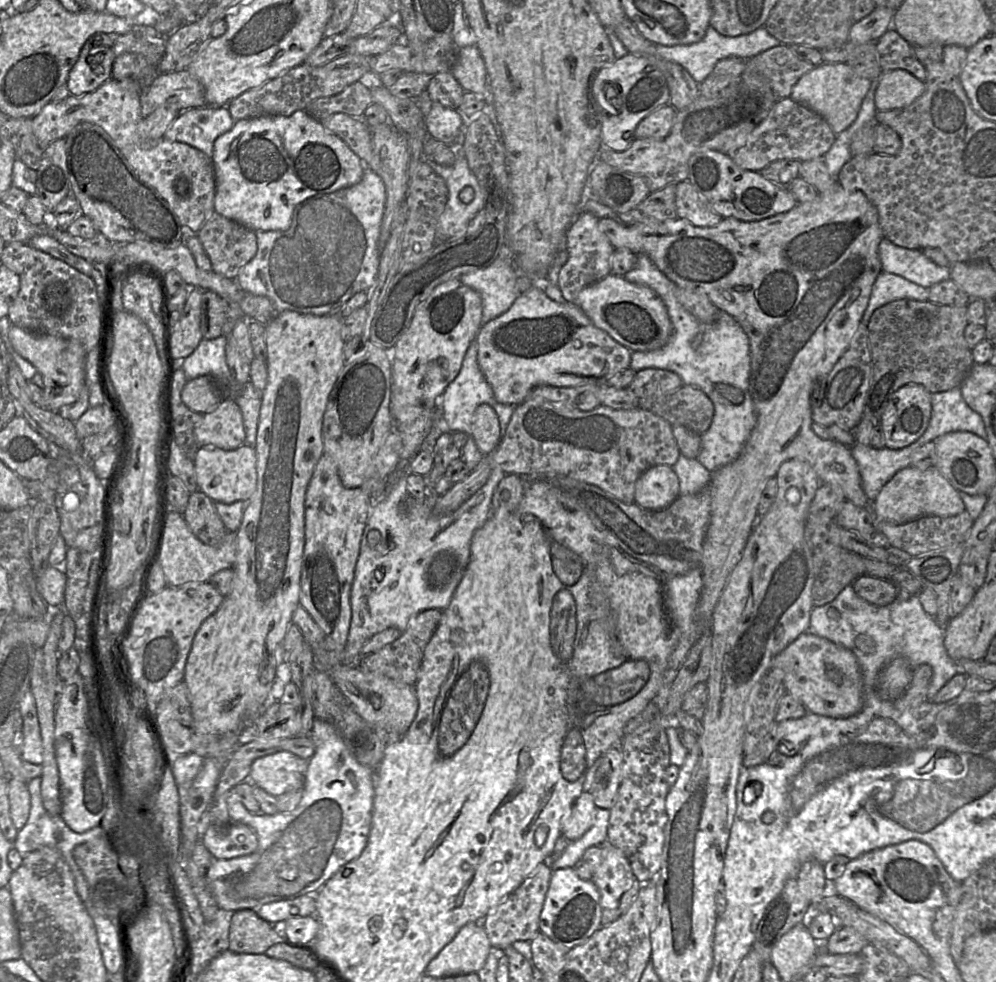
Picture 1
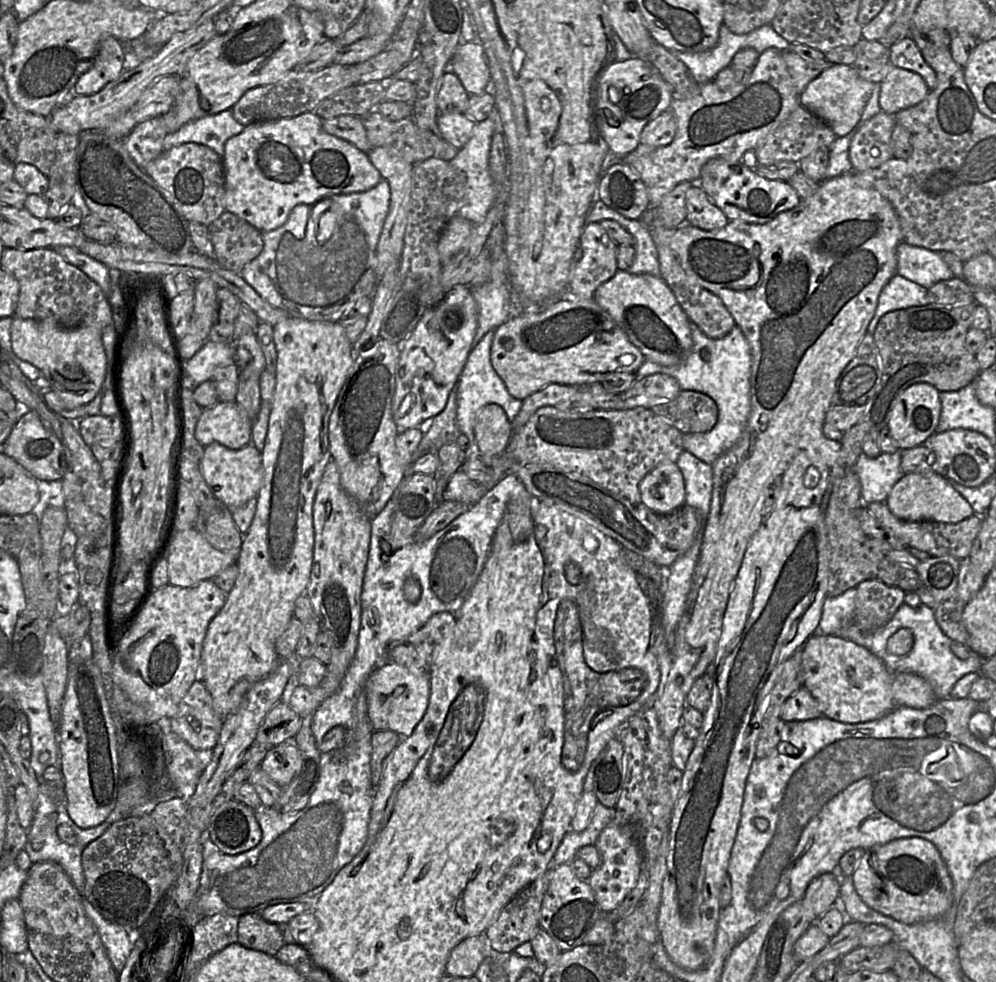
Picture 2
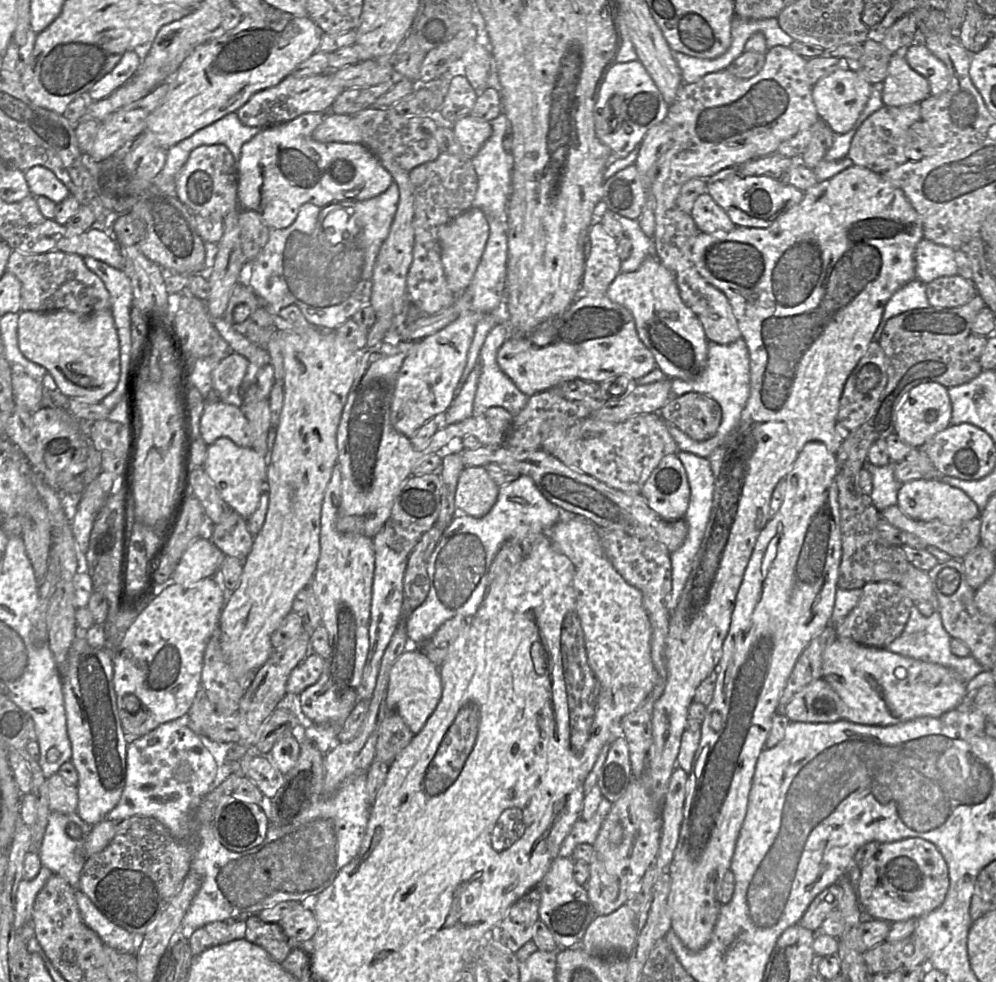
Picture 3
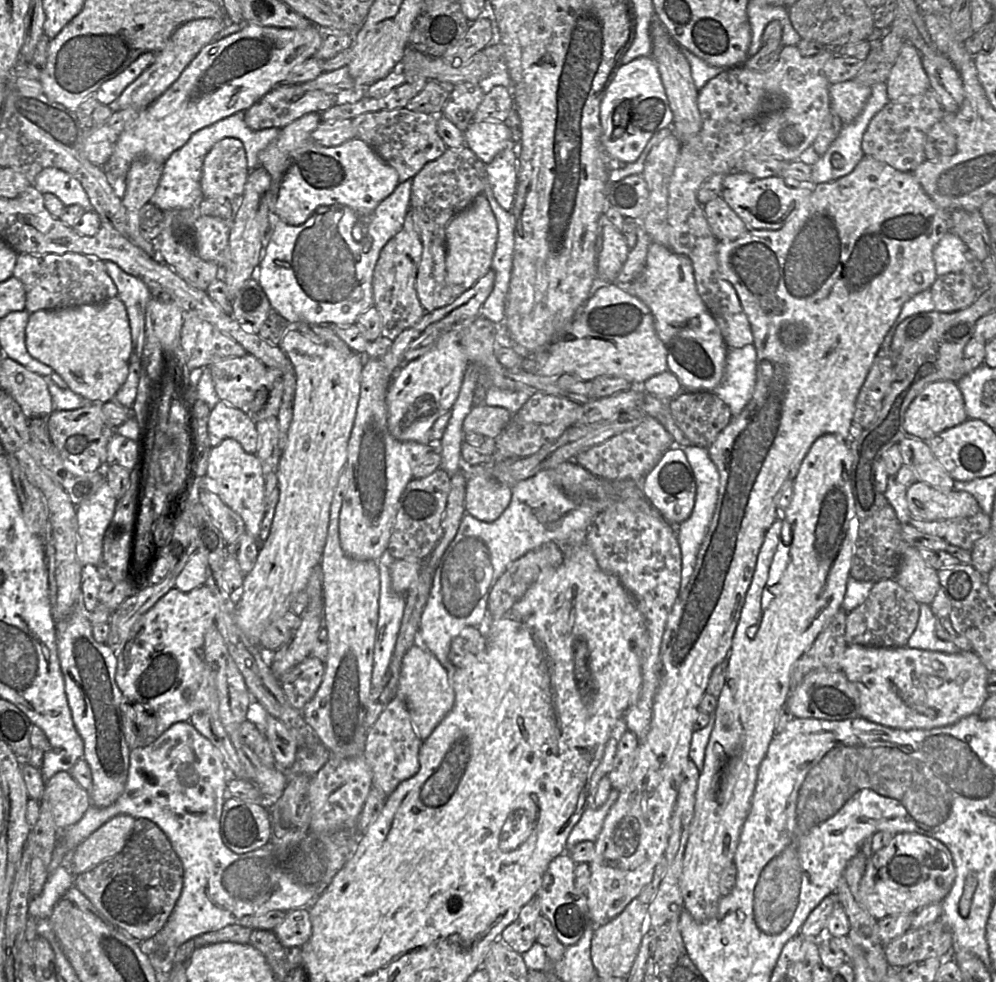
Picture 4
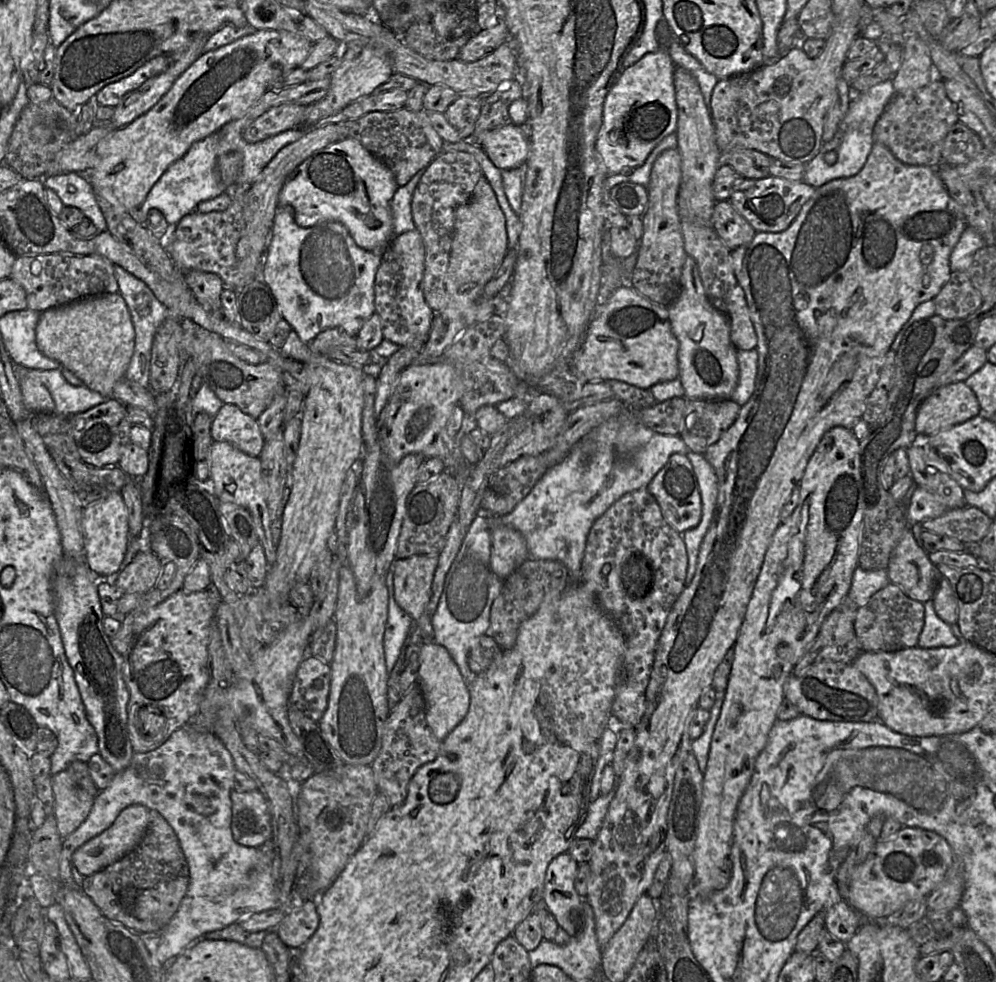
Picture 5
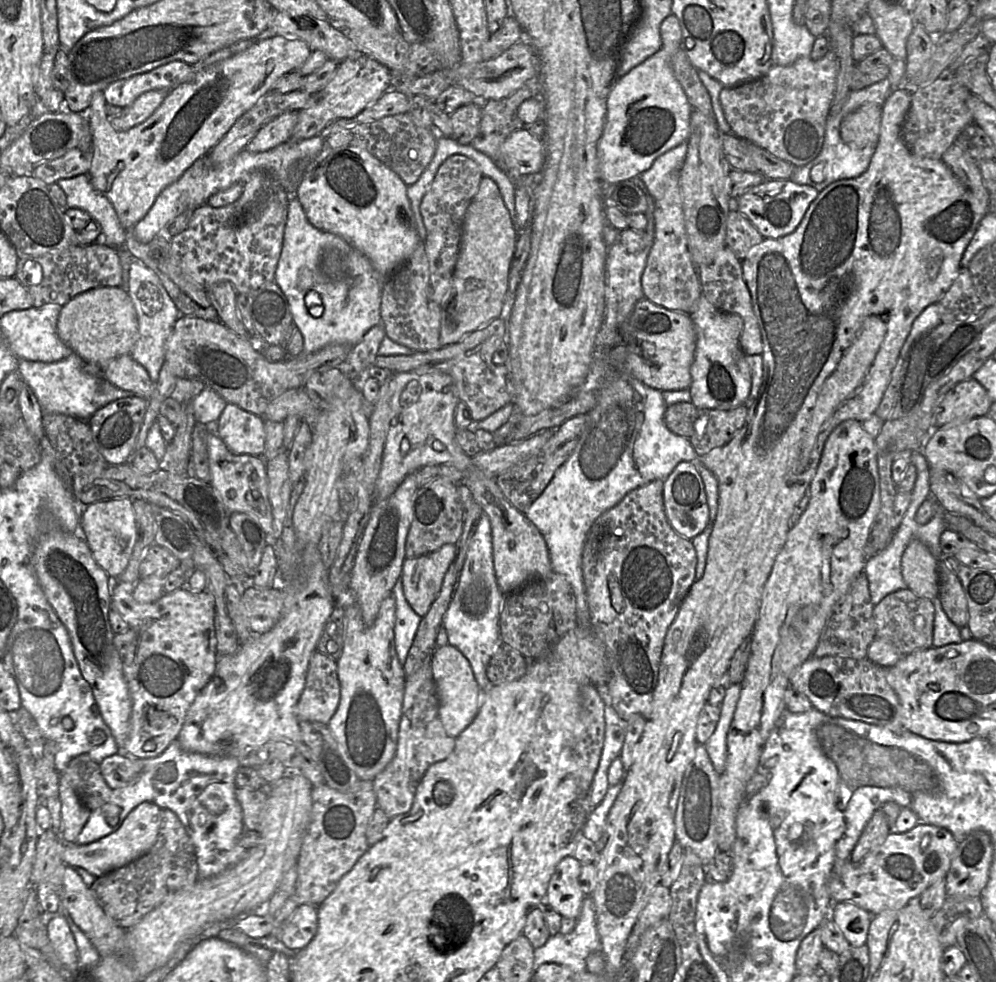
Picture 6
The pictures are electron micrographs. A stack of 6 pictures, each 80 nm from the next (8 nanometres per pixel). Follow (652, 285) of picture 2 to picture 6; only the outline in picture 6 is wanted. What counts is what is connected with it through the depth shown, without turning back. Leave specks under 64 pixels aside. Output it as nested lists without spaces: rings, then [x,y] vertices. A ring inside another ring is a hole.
[[[705,295],[690,313],[696,330],[696,349],[691,365],[689,392],[697,408],[731,410],[747,406],[751,391],[751,371],[739,338],[743,328],[739,316],[717,309]]]

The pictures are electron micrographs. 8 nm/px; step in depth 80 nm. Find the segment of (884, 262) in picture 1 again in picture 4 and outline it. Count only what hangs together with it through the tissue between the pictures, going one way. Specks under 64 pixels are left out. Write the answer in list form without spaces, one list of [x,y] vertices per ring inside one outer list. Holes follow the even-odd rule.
[[[947,232],[933,251],[938,276],[948,273],[961,273],[968,252],[965,242],[955,233]]]

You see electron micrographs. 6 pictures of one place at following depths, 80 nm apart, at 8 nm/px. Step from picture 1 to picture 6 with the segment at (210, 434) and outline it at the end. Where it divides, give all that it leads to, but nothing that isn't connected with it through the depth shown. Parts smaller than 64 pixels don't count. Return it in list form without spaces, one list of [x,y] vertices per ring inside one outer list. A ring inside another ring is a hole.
[[[227,403],[217,423],[216,434],[236,454],[263,456],[266,448],[262,416]]]

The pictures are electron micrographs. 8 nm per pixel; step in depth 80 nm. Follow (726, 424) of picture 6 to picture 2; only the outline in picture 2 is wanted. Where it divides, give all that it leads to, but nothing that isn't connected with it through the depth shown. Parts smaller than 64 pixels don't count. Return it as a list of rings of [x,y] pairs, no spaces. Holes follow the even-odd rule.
[[[691,390],[680,391],[675,399],[654,406],[651,411],[683,434],[707,433],[718,420],[715,401],[702,392]]]

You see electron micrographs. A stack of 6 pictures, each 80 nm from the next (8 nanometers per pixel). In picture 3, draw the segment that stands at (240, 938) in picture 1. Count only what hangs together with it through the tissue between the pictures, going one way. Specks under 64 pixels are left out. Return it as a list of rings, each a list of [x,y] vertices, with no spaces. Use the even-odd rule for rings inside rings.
[[[256,914],[248,916],[245,938],[247,941],[265,949],[280,964],[291,951],[288,936],[279,923],[263,922]]]

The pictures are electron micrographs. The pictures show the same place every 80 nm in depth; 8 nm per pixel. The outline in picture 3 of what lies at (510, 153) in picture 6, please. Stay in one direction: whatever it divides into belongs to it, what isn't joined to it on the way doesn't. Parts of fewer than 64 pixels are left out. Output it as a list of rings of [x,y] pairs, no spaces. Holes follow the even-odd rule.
[[[470,115],[456,121],[451,126],[461,146],[461,153],[470,158],[479,152],[493,131],[490,121],[484,121]]]

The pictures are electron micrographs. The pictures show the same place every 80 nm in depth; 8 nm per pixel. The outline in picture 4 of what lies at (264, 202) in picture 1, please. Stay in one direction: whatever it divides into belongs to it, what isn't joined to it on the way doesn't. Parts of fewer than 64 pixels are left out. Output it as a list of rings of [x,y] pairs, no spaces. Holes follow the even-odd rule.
[[[308,113],[283,127],[278,137],[260,152],[259,166],[271,177],[270,209],[273,219],[293,226],[302,225],[319,207],[346,206],[361,216],[370,215],[399,184],[397,171],[389,166],[367,143],[353,138],[339,146],[326,147],[311,140],[311,133],[322,122],[320,113]]]

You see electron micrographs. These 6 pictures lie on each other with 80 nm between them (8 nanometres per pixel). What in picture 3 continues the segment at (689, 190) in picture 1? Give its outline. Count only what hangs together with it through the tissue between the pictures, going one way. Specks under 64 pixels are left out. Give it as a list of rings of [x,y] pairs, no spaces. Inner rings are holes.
[[[707,192],[695,200],[690,214],[699,230],[705,233],[728,232],[736,227]]]

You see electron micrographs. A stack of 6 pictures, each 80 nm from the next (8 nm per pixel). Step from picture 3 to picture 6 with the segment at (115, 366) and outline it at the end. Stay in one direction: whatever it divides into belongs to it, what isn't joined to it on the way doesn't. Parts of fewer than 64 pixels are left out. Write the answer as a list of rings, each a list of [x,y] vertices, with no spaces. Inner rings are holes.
[[[99,287],[81,293],[62,306],[58,321],[57,335],[73,353],[89,366],[97,366],[102,371],[116,357],[131,354],[138,337],[138,318],[135,307],[127,291],[122,287]]]

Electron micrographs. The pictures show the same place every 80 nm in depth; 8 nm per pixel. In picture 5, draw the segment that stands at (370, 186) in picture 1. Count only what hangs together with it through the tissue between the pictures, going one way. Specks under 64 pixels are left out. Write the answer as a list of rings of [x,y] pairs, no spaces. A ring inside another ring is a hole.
[[[421,169],[407,184],[399,186],[391,200],[390,206],[393,216],[393,232],[395,236],[416,229],[412,217],[411,203],[413,193],[424,171],[425,169]],[[282,206],[274,219],[262,281],[272,290],[282,317],[291,324],[306,344],[313,341],[322,331],[335,327],[357,337],[364,322],[376,312],[374,283],[382,254],[359,247],[348,229],[340,222],[322,221],[311,227],[301,227],[295,222],[293,208]]]

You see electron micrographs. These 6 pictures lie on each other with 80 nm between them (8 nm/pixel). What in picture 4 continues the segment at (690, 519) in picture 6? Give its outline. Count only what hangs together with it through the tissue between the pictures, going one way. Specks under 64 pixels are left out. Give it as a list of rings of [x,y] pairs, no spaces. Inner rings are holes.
[[[674,444],[641,482],[642,493],[651,506],[667,522],[675,526],[691,515],[696,496],[695,476],[682,448],[683,446]]]

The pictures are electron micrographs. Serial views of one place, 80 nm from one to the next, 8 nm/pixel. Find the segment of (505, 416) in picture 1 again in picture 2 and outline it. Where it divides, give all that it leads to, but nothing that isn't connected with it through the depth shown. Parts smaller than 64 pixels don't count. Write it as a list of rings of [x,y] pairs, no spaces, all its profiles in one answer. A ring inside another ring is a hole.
[[[490,330],[471,350],[466,365],[459,377],[455,387],[457,392],[457,424],[462,434],[469,440],[474,441],[474,428],[476,424],[477,412],[487,404],[497,404],[501,406],[509,421],[512,423],[517,417],[522,400],[514,398],[503,380],[497,374],[491,363],[491,345],[494,338],[494,331]]]

